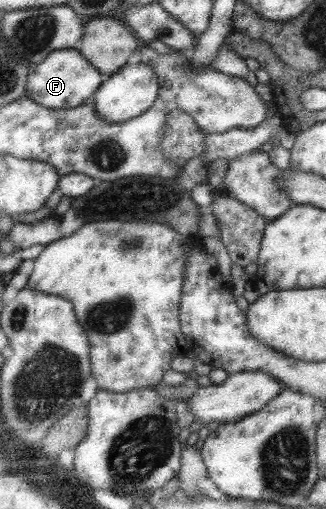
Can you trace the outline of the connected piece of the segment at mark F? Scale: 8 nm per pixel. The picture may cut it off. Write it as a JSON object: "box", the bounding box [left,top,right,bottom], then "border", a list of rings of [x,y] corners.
{"box":[25,49,102,110],"border":[[[77,49],[58,50],[50,53],[44,61],[27,66],[28,75],[25,97],[52,110],[72,109],[84,105],[102,85],[101,71],[86,60]]]}

